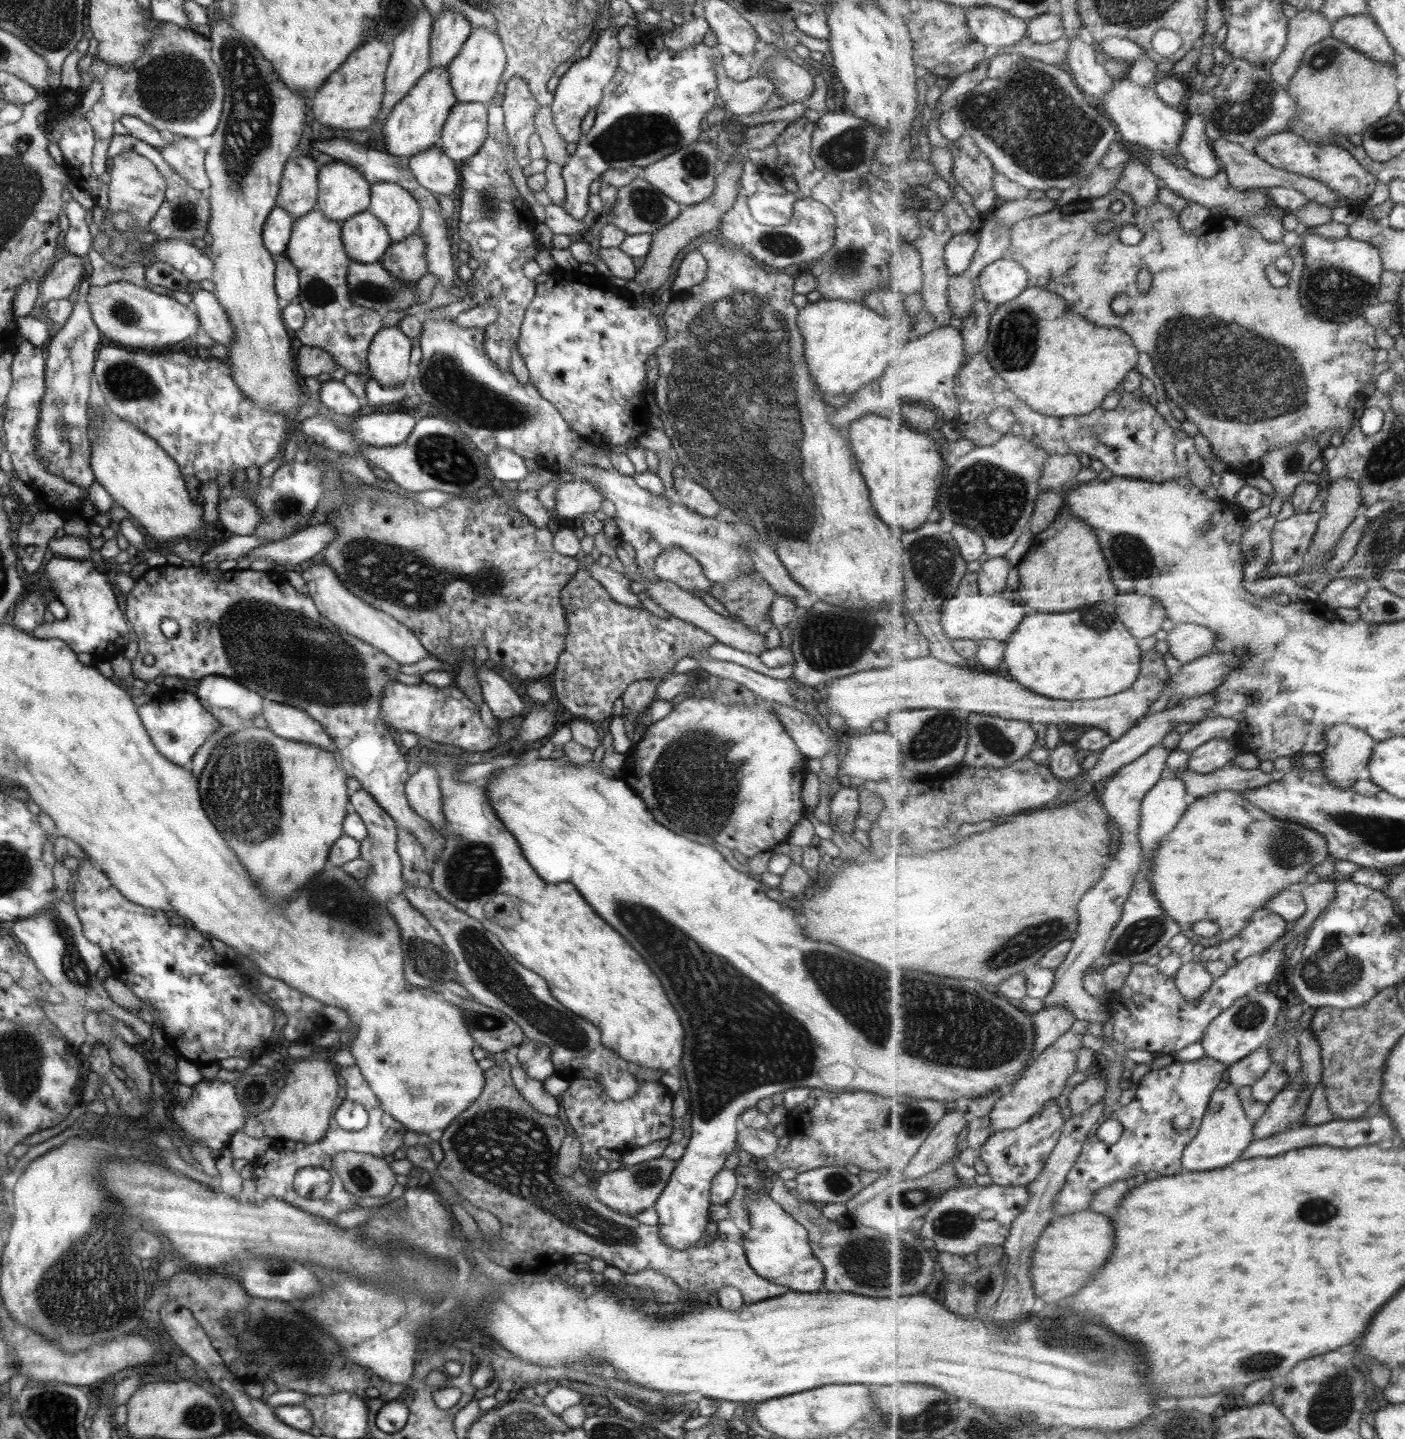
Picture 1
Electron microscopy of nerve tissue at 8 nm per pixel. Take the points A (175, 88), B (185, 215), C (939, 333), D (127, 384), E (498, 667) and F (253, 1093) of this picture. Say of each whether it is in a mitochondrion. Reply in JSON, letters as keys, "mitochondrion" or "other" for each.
{"A":"mitochondrion","B":"mitochondrion","C":"other","D":"mitochondrion","E":"other","F":"mitochondrion"}

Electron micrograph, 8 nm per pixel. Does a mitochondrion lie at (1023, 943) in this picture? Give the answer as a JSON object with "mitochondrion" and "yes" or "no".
{"mitochondrion":"yes"}

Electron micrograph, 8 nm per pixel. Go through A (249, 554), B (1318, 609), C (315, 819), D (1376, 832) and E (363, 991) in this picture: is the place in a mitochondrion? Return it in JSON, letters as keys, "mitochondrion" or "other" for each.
{"A":"other","B":"other","C":"other","D":"mitochondrion","E":"other"}

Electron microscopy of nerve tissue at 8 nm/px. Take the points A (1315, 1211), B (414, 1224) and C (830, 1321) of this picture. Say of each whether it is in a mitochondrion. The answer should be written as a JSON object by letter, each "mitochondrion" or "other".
{"A":"mitochondrion","B":"other","C":"other"}

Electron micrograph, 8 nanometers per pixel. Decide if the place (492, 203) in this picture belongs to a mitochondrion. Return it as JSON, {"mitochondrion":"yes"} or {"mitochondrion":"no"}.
{"mitochondrion":"yes"}

